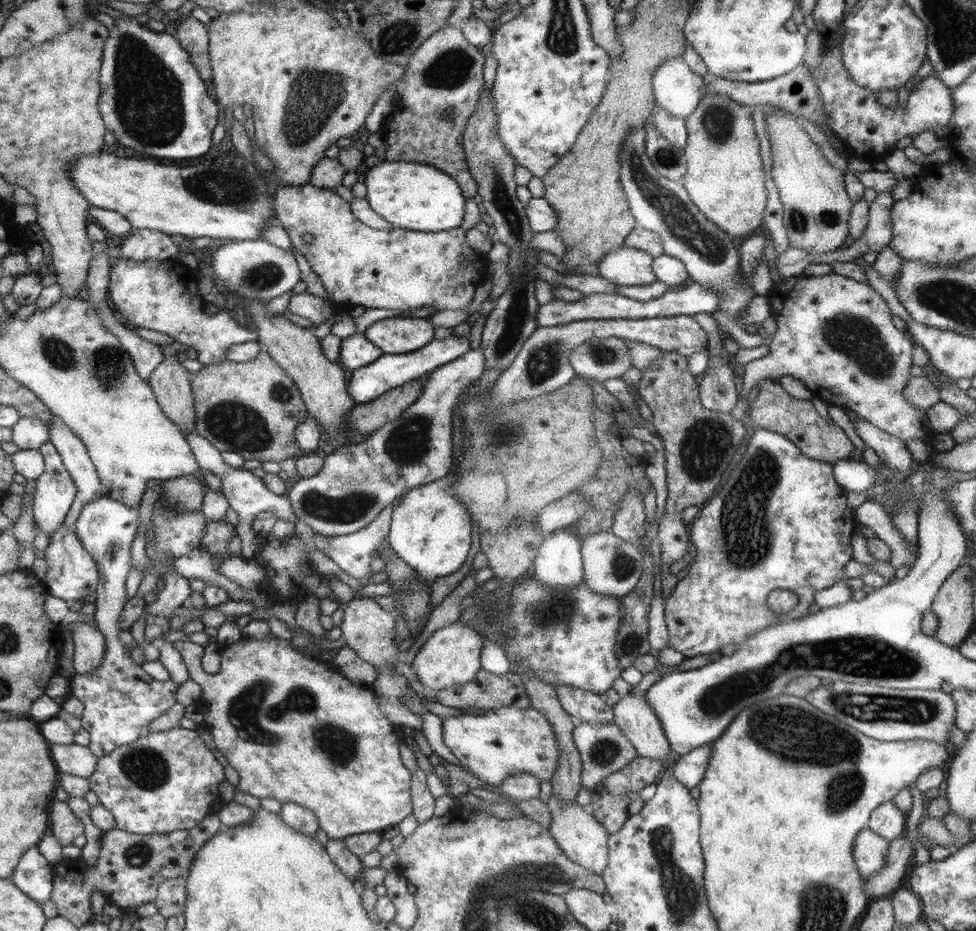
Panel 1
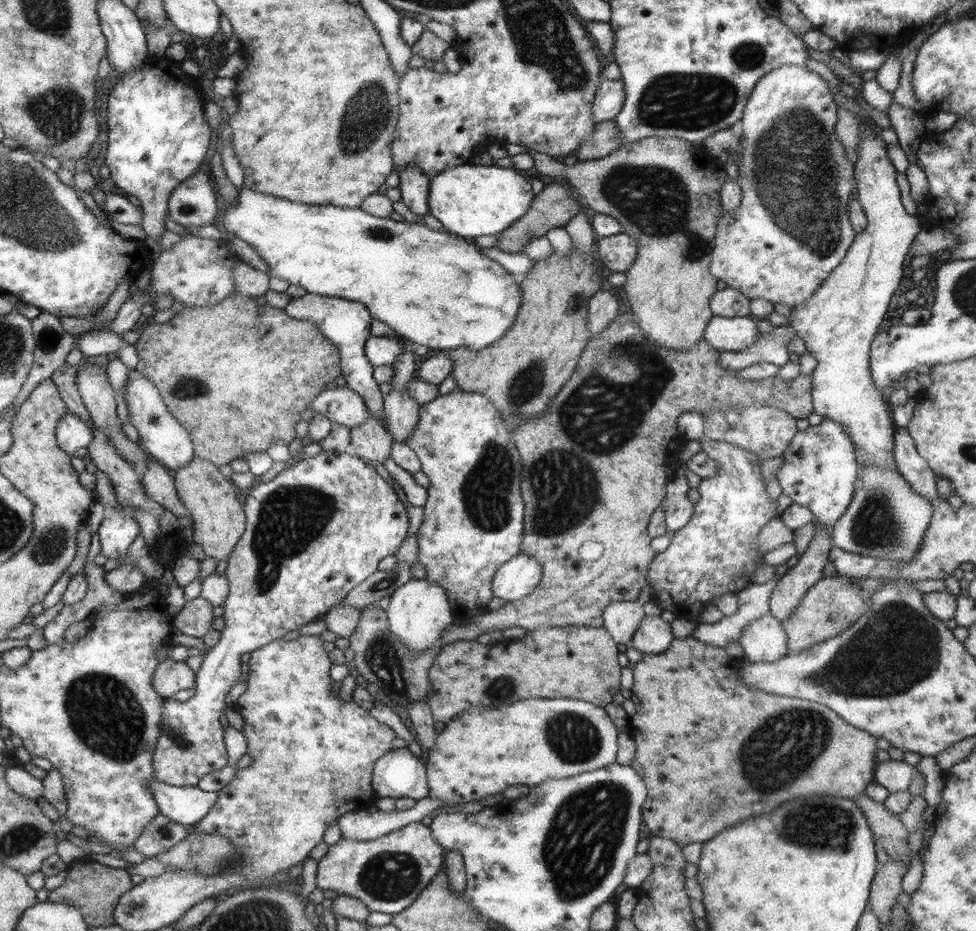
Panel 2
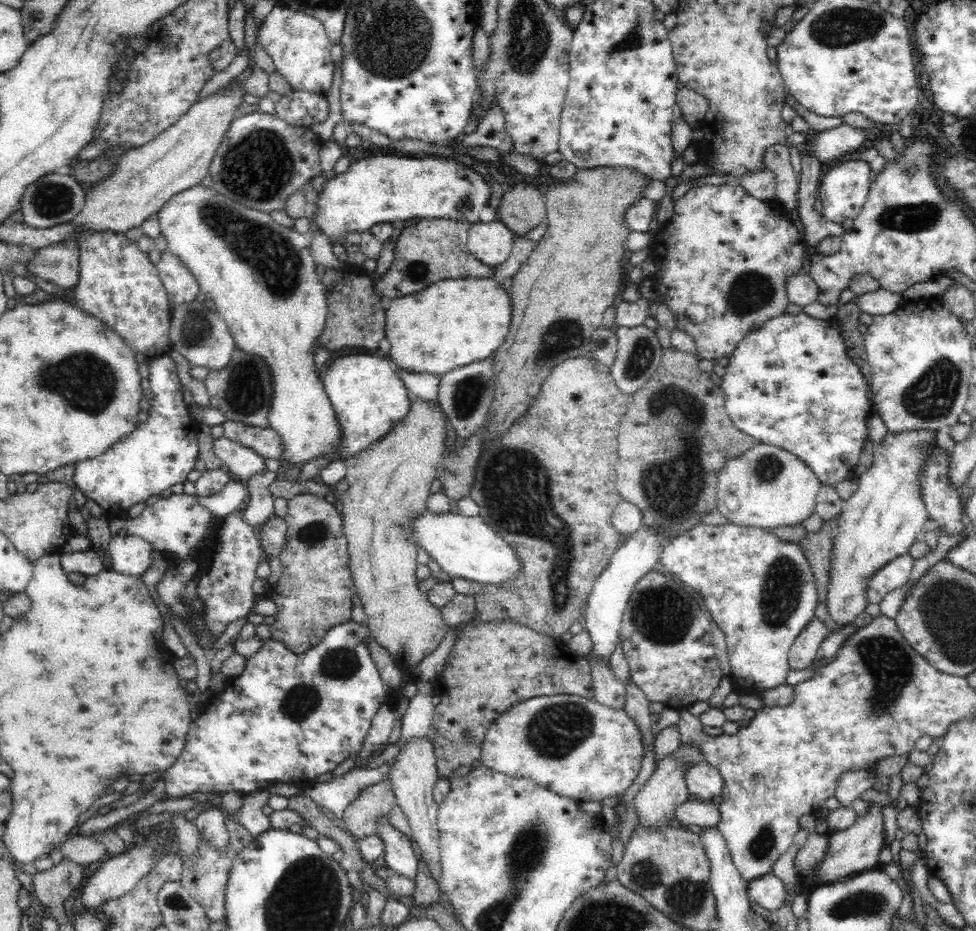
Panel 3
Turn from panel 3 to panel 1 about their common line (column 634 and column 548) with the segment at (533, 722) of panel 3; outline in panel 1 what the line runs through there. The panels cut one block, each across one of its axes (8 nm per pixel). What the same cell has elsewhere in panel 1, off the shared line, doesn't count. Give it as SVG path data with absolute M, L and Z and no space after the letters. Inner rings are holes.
M517 702L495 710L481 710L479 716L453 716L441 724L443 742L457 758L459 766L483 782L485 788L497 788L511 774L533 774L537 780L549 780L559 760L551 724L535 710L519 710Z

